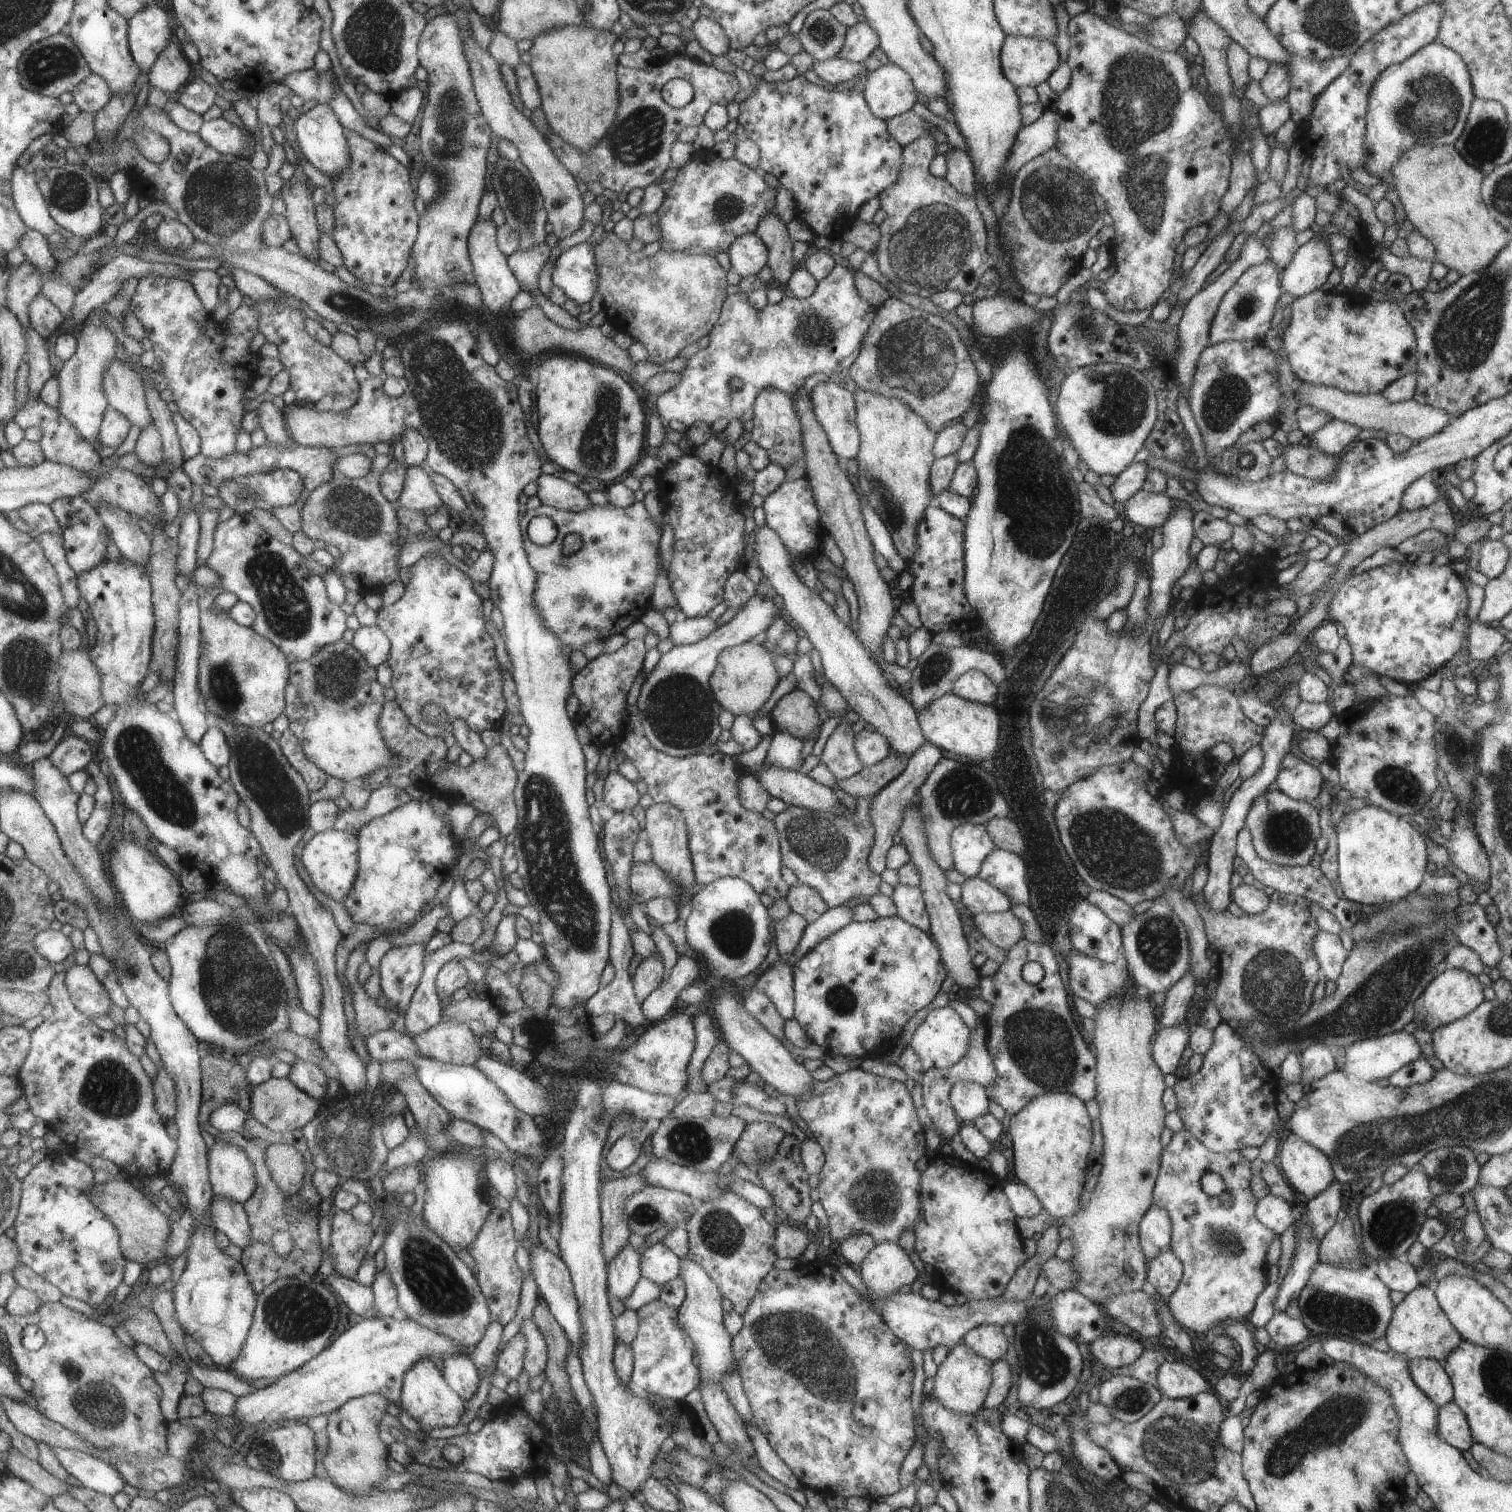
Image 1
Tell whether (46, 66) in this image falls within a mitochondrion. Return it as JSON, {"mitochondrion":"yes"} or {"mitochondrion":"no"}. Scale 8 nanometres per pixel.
{"mitochondrion":"yes"}

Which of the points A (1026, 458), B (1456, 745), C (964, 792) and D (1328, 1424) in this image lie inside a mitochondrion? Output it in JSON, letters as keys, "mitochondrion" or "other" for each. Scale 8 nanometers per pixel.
{"A":"mitochondrion","B":"mitochondrion","C":"mitochondrion","D":"mitochondrion"}

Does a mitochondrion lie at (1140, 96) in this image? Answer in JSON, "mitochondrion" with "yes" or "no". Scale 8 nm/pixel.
{"mitochondrion":"yes"}

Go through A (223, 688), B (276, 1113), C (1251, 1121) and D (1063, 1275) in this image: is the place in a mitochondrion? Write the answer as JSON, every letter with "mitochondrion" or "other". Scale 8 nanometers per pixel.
{"A":"mitochondrion","B":"mitochondrion","C":"mitochondrion","D":"other"}

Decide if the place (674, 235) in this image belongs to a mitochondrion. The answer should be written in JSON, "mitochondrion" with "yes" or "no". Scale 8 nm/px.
{"mitochondrion":"no"}

